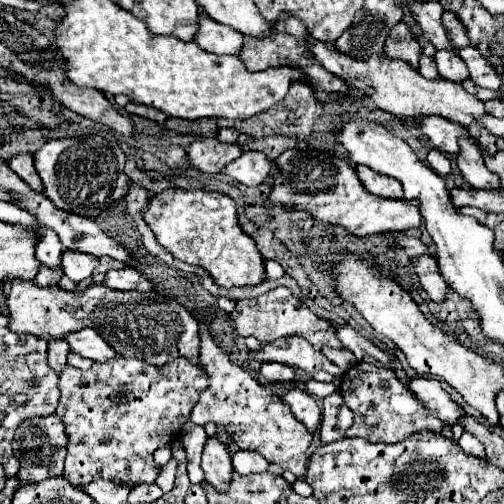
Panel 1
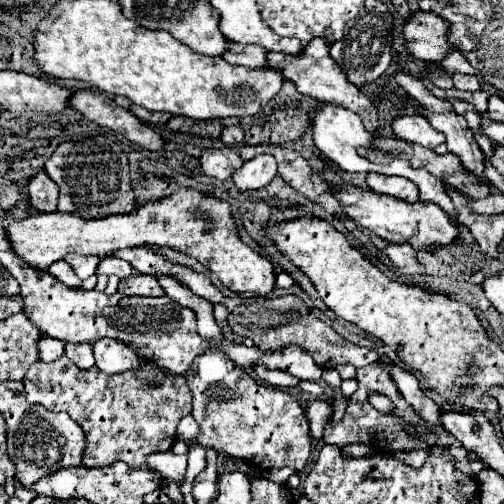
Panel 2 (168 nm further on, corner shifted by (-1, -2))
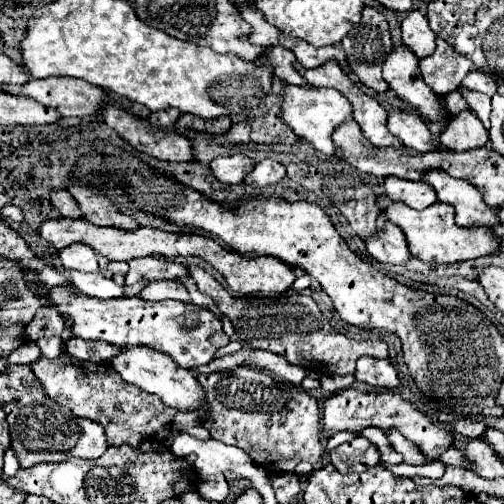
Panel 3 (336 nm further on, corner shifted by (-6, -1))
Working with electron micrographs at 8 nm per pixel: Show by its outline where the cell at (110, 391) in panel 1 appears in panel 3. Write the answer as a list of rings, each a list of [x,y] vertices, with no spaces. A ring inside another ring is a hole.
[[[63,353],[59,359],[39,359],[33,363],[33,373],[41,381],[43,391],[55,399],[57,403],[69,407],[77,417],[87,417],[99,425],[103,425],[109,445],[131,445],[139,447],[145,439],[149,439],[159,427],[171,423],[175,409],[169,409],[157,395],[145,393],[143,389],[125,383],[111,365],[93,365],[79,363],[69,353]]]

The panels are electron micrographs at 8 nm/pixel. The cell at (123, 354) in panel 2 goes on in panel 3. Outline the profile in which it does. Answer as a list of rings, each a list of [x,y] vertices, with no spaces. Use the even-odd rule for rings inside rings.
[[[127,347],[127,349],[123,349],[121,355],[117,355],[113,359],[113,367],[127,383],[133,383],[147,393],[159,395],[167,407],[173,407],[173,409],[185,411],[185,413],[197,413],[197,425],[207,423],[209,411],[207,411],[205,397],[203,397],[205,389],[199,385],[193,371],[179,367],[169,355],[163,355],[151,347]]]

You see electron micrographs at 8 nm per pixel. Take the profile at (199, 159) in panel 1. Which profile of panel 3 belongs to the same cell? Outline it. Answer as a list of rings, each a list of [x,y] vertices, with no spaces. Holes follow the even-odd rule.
[[[241,153],[217,157],[211,161],[211,171],[221,183],[241,183],[253,171],[253,167],[253,161]]]

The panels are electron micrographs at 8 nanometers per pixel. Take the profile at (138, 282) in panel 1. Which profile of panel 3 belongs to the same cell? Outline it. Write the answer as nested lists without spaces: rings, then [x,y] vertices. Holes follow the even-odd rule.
[[[153,281],[153,283],[149,283],[149,287],[145,287],[139,293],[139,297],[149,299],[149,301],[177,299],[177,301],[183,301],[183,303],[191,303],[189,291],[179,281]]]

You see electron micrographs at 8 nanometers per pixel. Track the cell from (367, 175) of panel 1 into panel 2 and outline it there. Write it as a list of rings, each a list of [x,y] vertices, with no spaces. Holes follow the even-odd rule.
[[[370,172],[366,178],[370,190],[378,192],[378,194],[388,194],[406,202],[416,202],[418,200],[418,190],[414,188],[414,184],[406,178],[398,178],[398,176],[382,176],[382,174],[374,174]]]

